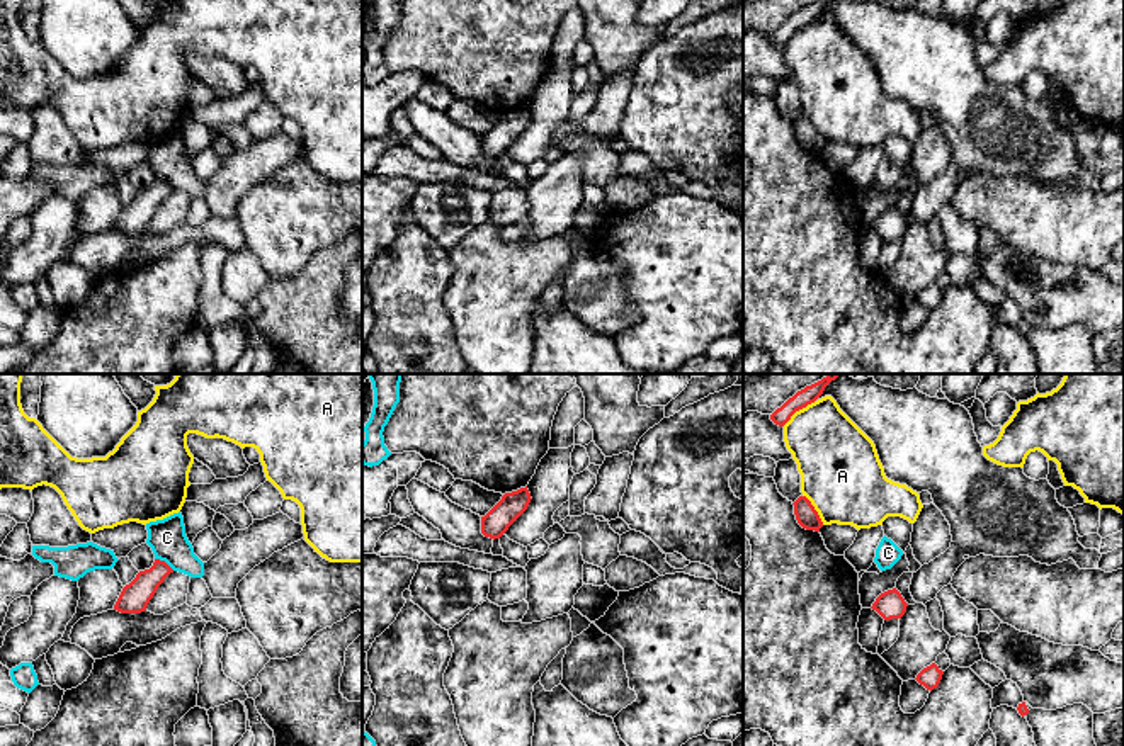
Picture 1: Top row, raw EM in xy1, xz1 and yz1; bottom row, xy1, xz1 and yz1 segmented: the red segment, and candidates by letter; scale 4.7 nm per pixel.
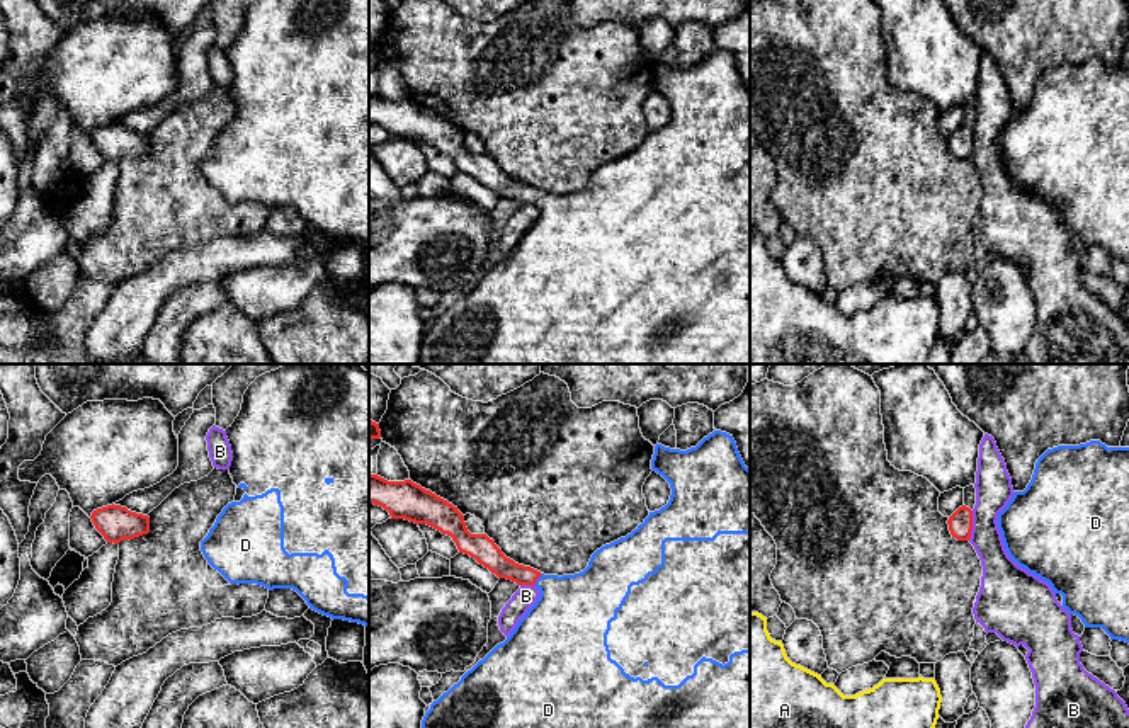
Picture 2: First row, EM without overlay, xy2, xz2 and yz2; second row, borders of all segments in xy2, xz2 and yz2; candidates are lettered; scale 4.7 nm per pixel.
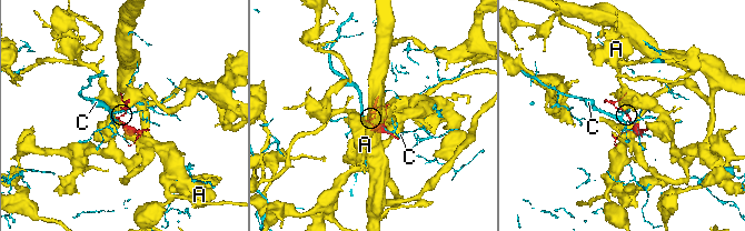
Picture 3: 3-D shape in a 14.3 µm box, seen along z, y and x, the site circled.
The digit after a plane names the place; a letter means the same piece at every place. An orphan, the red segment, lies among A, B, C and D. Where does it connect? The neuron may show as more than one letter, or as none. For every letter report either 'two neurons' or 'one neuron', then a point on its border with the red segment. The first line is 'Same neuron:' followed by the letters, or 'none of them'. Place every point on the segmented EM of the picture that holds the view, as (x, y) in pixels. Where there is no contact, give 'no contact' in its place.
Same neuron: D
A: two neurons | yz1 (798, 410)
B: two neurons | yz2 (971, 526)
C: two neurons | xy1 (165, 563)
D: one neuron | xz2 (538, 577)

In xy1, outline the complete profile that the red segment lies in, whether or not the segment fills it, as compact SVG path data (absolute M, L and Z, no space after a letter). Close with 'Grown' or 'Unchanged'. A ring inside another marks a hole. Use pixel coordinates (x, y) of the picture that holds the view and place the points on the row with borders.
M155 559L150 569L139 571L136 578L122 588L114 610L121 613L145 612L158 586L170 573L173 573L173 569L165 561Z. Unchanged

